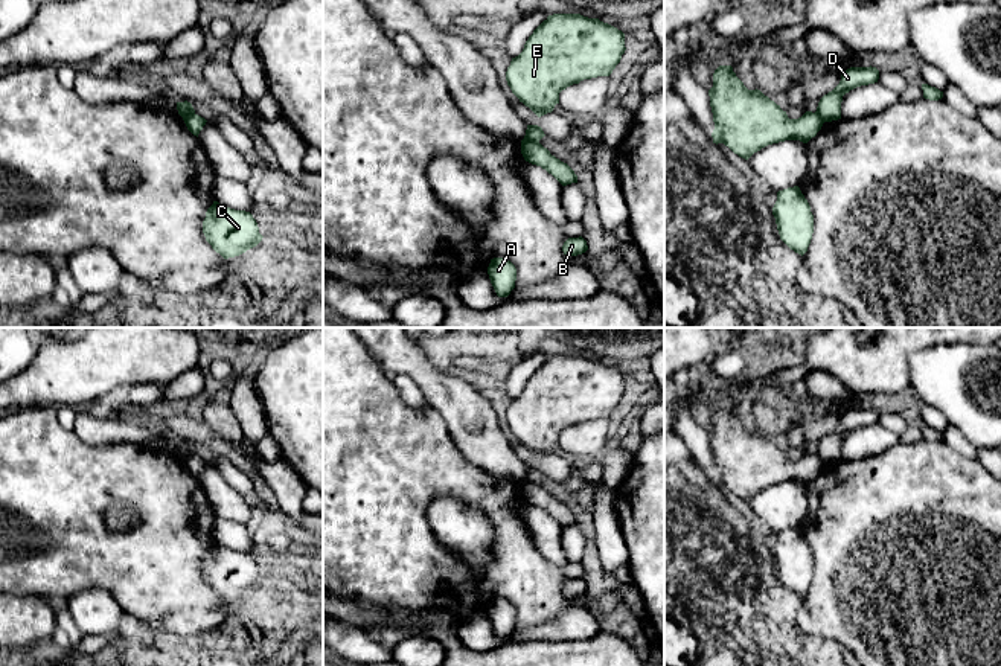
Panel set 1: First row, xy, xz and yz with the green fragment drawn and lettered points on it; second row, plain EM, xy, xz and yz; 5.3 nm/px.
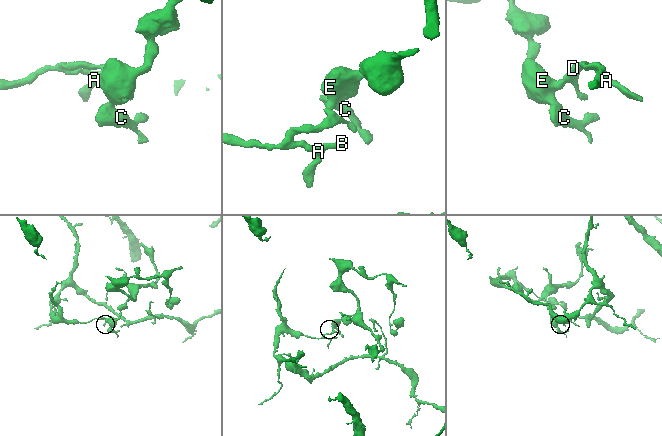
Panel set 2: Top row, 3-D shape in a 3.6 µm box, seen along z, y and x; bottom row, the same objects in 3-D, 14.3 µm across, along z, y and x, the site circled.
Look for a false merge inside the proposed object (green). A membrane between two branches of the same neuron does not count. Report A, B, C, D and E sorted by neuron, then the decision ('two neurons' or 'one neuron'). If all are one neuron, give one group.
groups A B D / C E; two neurons

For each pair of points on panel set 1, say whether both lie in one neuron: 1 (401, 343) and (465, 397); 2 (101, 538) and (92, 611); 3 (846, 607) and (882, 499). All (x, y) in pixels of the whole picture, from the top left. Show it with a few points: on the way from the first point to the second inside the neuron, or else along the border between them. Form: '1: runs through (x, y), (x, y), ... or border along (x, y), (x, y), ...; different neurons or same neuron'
1: runs through (412, 360), (448, 393); same neuron
2: border along (66, 601), (83, 590), (101, 589), (122, 611); different neurons
3: runs through (873, 579), (882, 570), (882, 526); same neuron

